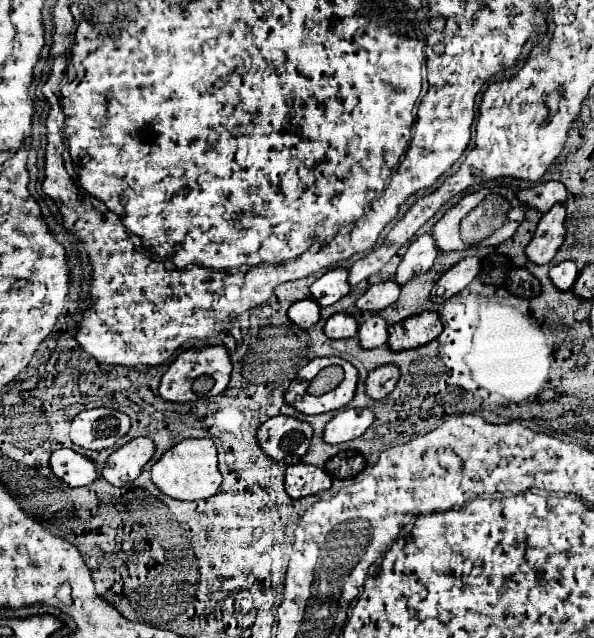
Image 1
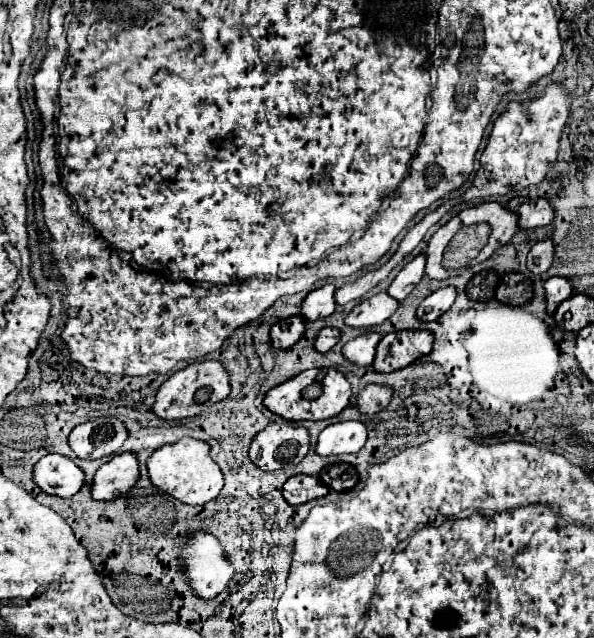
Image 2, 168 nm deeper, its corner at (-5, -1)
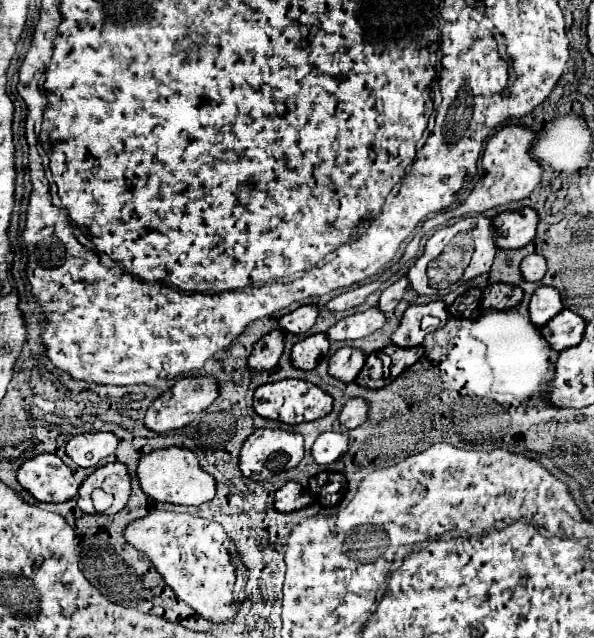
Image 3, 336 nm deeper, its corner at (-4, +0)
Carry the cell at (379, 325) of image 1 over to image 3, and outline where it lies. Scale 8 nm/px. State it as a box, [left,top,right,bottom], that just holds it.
[328,347,366,381]

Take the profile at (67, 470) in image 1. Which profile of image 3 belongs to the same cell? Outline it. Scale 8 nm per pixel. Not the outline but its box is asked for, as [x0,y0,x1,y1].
[18,455,78,503]

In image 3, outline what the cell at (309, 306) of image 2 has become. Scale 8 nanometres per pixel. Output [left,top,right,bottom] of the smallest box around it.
[280,305,318,333]

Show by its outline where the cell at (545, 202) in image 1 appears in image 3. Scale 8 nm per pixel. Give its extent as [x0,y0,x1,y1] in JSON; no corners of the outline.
[492,207,540,249]

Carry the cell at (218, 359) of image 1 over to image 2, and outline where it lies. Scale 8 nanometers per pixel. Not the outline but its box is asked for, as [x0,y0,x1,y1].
[153,360,231,420]

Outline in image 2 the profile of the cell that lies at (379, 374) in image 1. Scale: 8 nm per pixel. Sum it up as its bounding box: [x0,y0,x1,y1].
[357,384,393,416]

